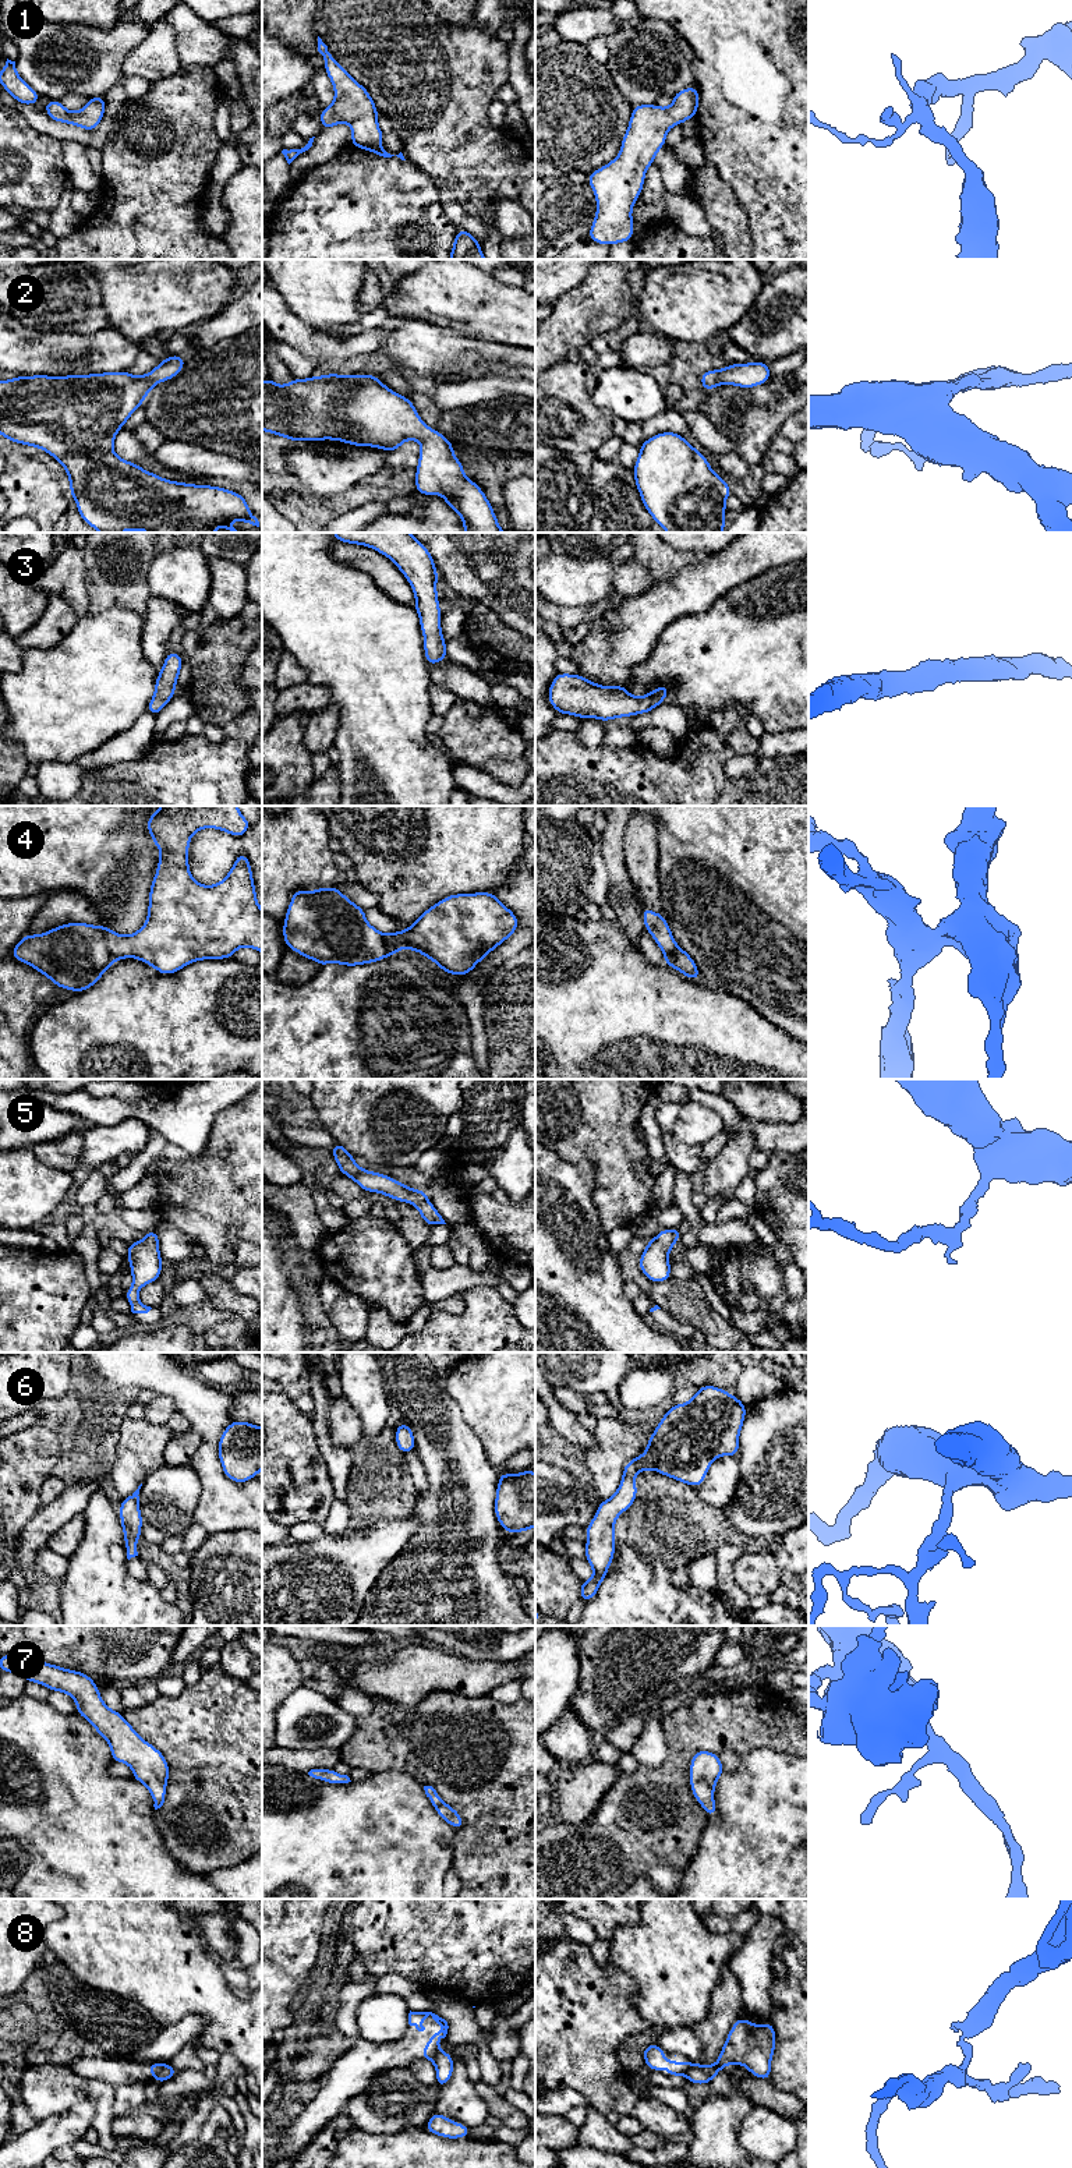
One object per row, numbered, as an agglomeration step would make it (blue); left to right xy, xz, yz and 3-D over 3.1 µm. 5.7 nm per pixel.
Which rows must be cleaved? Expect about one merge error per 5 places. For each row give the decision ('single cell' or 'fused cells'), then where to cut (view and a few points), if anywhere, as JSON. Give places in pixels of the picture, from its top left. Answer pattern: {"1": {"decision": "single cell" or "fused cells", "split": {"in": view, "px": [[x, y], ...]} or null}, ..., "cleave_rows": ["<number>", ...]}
{"1": {"decision": "single cell", "split": null}, "2": {"decision": "single cell", "split": null}, "3": {"decision": "single cell", "split": null}, "4": {"decision": "fused cells", "split": {"in": "xy", "px": [[99, 927], [108, 951], [116, 959]]}}, "5": {"decision": "single cell", "split": null}, "6": {"decision": "single cell", "split": null}, "7": {"decision": "single cell", "split": null}, "8": {"decision": "fused cells", "split": {"in": "xy", "px": [[166, 2064], [155, 2076]]}}, "cleave_rows": ["4", "8"]}

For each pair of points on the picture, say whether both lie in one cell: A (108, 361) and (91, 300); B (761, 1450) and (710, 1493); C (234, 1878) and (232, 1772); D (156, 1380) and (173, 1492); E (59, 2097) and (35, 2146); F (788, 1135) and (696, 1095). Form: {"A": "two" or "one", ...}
{"A": "two", "B": "two", "C": "two", "D": "two", "E": "two", "F": "one"}

